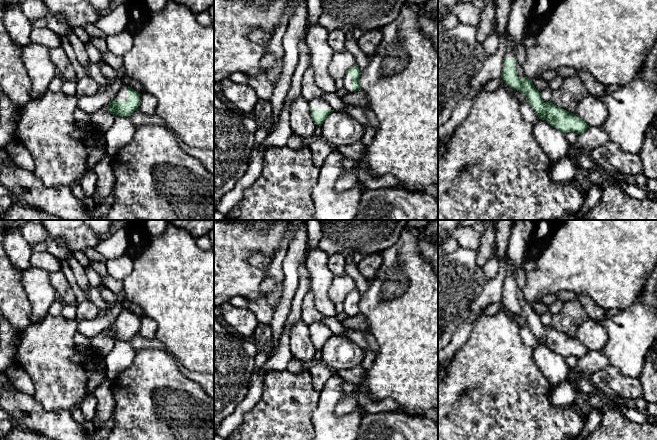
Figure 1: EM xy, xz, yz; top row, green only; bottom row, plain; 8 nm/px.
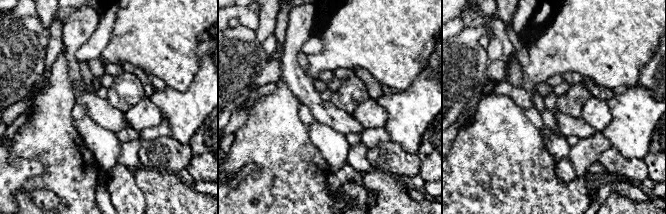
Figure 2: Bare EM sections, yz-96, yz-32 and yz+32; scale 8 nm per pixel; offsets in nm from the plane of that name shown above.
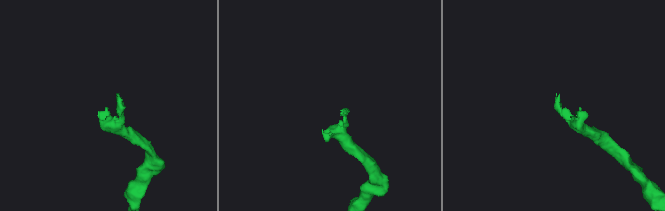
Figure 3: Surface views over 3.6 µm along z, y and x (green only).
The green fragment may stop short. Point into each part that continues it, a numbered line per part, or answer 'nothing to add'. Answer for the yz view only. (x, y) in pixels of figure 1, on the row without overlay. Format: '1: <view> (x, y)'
1: yz (519, 242)

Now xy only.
1: xy (123, 316)

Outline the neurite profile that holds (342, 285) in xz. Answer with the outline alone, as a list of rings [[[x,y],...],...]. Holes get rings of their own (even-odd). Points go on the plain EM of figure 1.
[[[344,273],[339,276],[334,276],[328,295],[330,300],[336,305],[343,303],[347,295],[355,289],[356,284],[354,279],[347,273]]]

